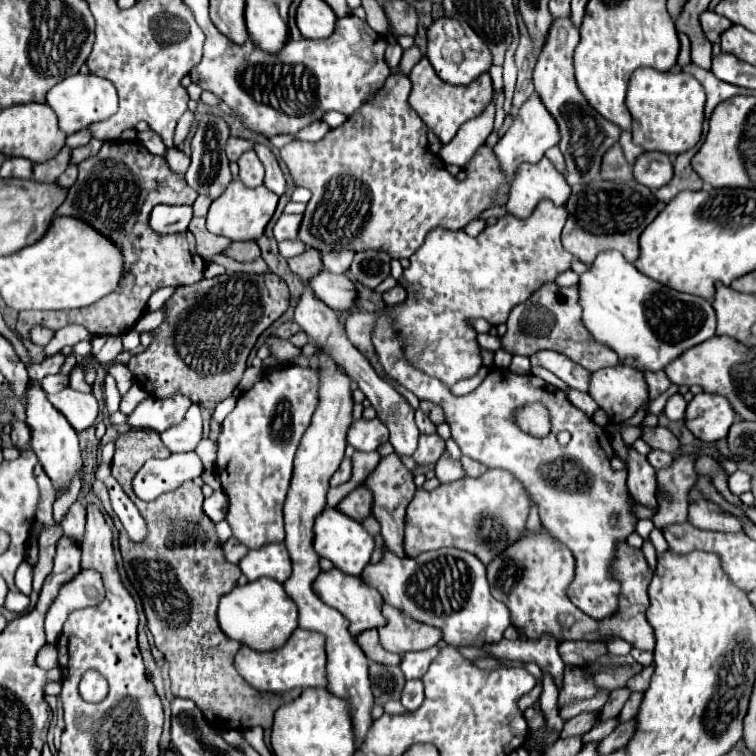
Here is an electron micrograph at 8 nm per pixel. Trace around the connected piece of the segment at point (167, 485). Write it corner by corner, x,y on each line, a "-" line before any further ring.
194,452
172,454
164,460
152,458
138,470
134,478
134,492
142,500
154,500
164,492
176,490
180,484
202,474
202,462

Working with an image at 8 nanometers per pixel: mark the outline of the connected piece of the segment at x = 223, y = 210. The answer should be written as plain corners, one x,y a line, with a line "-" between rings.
234,178
224,194
216,198
208,210
208,230
218,236
226,236
230,240
258,240
264,234
268,220
272,218
278,204
278,196
264,186
248,188
238,178

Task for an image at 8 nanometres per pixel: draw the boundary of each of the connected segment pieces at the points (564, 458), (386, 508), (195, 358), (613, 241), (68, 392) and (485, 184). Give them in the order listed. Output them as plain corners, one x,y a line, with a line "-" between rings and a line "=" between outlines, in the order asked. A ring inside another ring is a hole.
386,314
376,320
372,344
382,368
392,378
398,378
398,382
410,388
420,400
436,402
446,410
452,440
460,446
464,456
488,468
510,470
532,494
542,524
566,544
576,558
576,576
568,588
572,604
594,620
614,614
618,610
620,594
620,582
612,574
616,544
624,542
634,532
636,518
630,512
626,472
614,472
610,466
614,448
608,432
594,424
582,410
566,402
562,390
534,374
518,376
506,368
494,368
472,394
454,396
442,380
424,374
406,358
406,340
394,326
394,320
-
532,402
544,404
550,414
552,432
544,438
526,434
514,420
516,412
-
560,430
572,430
572,440
566,446
556,440
=
396,454
384,456
378,464
378,470
374,470
374,476
370,476
364,482
372,494
374,494
374,516
378,518
382,526
382,536
386,542
386,548
396,554
398,558
404,558
404,518
406,518
406,506
416,494
416,484
412,480
410,470
402,464
402,460
=
226,272
216,278
204,278
192,286
178,286
176,292
164,304
164,320
152,330
150,346
134,354
128,362
136,384
142,386
150,396
166,398
174,392
186,394
194,404
214,410
218,402
230,396
238,386
244,370
246,358
254,348
258,336
274,324
288,310
288,286
272,272
266,274
242,274
=
598,178
586,186
574,186
570,202
566,202
568,220
562,230
562,244
586,266
590,266
590,262
594,262
594,258
606,250
618,250
628,262
636,262
638,238
656,218
656,202
658,200
652,190
638,184
636,180
606,182
=
64,388
56,394
48,394
48,400
56,410
66,416
76,432
90,428
96,420
98,402
90,392
76,392
72,388
=
390,74
370,104
360,106
342,126
330,130
320,142
292,140
280,148
280,158
288,166
294,184
312,192
298,230
298,240
302,240
306,248
316,248
320,254
338,250
382,250
400,260
412,256
432,228
442,226
448,230
460,230
476,214
486,210
486,198
490,198
490,190
498,186
498,162
494,162
494,152
490,148
488,152
478,150
476,154
484,156
474,156
468,180
456,180
446,170
440,156
430,152
426,126
408,104
408,94
408,76

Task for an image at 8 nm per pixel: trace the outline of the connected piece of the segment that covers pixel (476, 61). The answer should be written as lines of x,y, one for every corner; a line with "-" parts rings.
438,18
432,22
432,26
428,28
428,60
434,66
436,74
454,86
460,84
470,84
472,80
476,80
480,74
488,72
492,66
492,54
490,50
486,50
486,44
478,38
478,34
474,34
474,30
470,30
470,26
464,20
458,18

